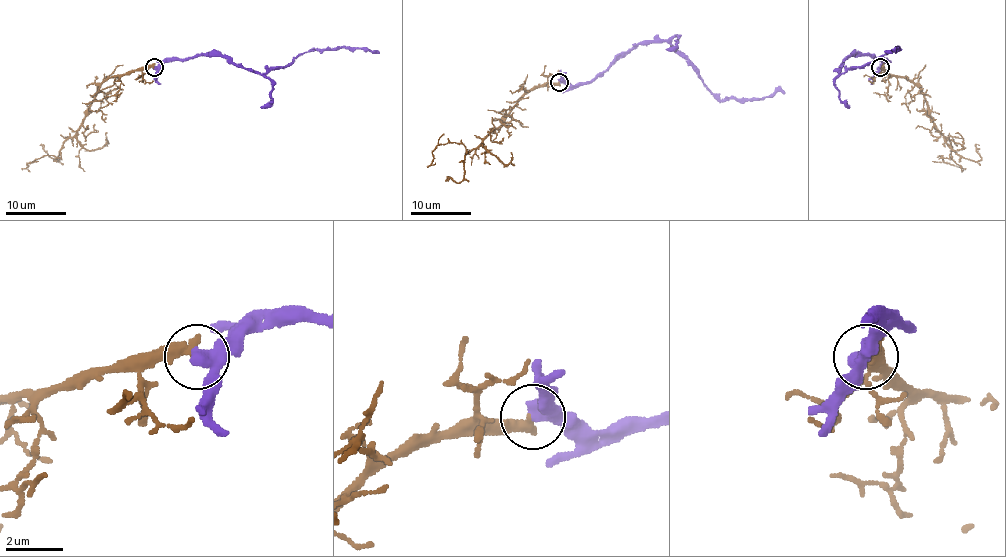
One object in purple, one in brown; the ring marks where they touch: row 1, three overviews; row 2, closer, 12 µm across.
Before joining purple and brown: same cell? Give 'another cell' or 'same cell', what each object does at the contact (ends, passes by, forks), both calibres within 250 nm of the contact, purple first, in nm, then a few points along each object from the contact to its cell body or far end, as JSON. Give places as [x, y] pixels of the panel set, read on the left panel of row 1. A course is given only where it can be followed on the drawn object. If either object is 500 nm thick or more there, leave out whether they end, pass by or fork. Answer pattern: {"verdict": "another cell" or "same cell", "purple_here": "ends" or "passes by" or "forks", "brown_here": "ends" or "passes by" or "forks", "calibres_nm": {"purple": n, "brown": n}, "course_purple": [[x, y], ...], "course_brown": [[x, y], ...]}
{"verdict": "another cell", "purple_here": "passes by", "brown_here": "ends", "calibres_nm": {"purple": 420, "brown": 400}, "course_purple": [[153, 67], [200, 55], [225, 55], [235, 64], [266, 73], [316, 49], [368, 47], [378, 53]], "course_brown": [[153, 67], [109, 76], [97, 90], [80, 128], [63, 143], [60, 158], [35, 158], [21, 169]]}

